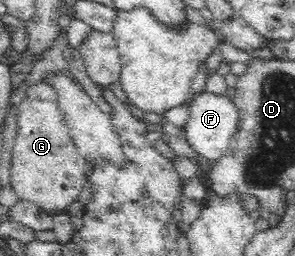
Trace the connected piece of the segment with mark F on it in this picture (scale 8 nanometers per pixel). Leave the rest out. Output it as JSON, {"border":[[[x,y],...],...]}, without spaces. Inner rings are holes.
{"border":[[[207,92],[196,95],[194,102],[188,107],[188,120],[184,124],[185,140],[197,156],[206,162],[214,162],[227,151],[228,143],[238,128],[235,104],[226,96],[212,96]]]}

